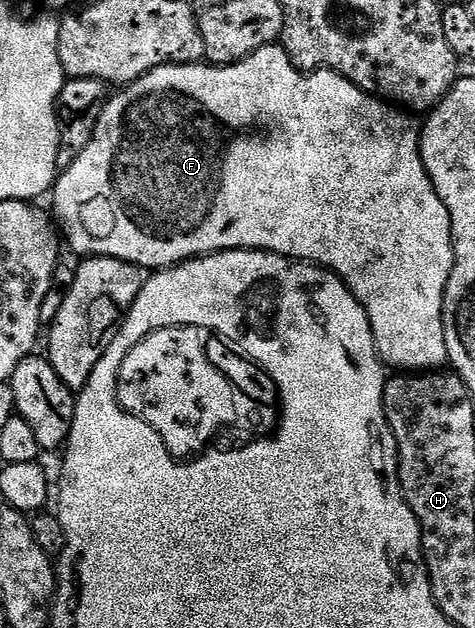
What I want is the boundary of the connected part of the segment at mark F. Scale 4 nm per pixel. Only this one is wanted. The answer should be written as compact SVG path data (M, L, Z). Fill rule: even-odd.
M278 42L256 50L237 64L165 64L115 92L118 93L107 99L88 146L71 164L61 169L52 189L53 215L64 233L65 243L66 240L70 243L71 250L78 258L104 256L111 260L123 260L143 270L161 270L182 264L185 260L195 260L197 256L210 256L214 252L237 248L274 252L278 256L288 256L291 260L325 268L339 276L364 306L374 331L378 354L389 367L391 364L394 370L438 370L447 363L448 346L442 315L448 278L454 269L450 212L432 186L422 161L419 129L416 124L414 128L405 111L358 88L339 72L315 70L307 74L301 71L290 61L290 55Z

